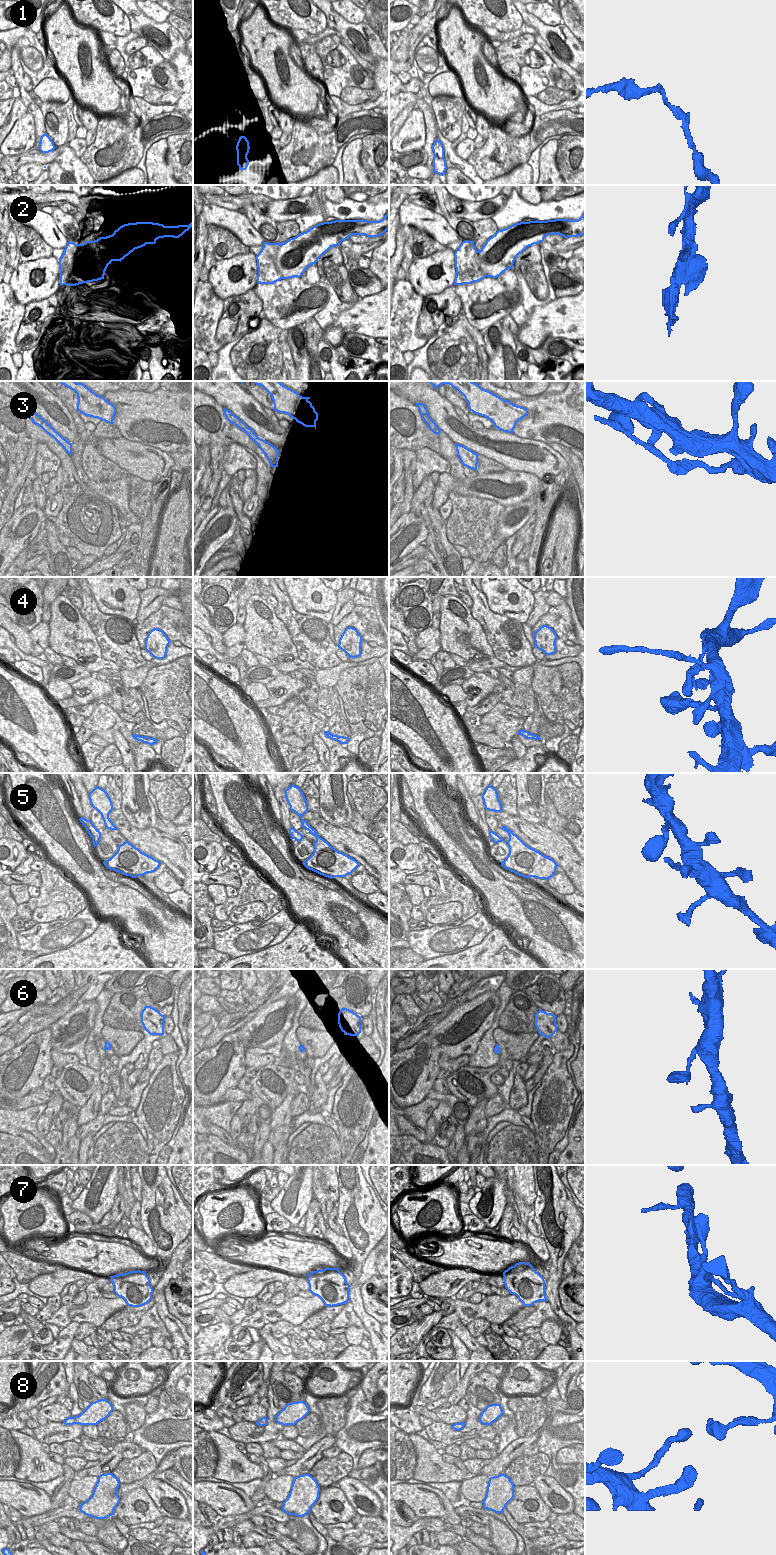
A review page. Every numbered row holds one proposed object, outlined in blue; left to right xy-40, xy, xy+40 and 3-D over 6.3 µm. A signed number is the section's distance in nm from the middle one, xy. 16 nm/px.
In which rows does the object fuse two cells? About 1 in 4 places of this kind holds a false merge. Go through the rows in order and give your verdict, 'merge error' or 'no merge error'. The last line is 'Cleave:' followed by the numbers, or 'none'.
1: merge error
2: no merge error
3: merge error
4: no merge error
5: no merge error
6: no merge error
7: no merge error
8: no merge error
Cleave: 1, 3

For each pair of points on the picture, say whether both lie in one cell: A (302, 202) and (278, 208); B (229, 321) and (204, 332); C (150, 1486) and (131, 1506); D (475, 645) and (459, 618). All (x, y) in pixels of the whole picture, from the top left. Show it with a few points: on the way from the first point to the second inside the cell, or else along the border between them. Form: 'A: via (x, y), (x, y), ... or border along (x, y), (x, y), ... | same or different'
A: via (296, 207), (284, 208) | same
B: border along (223, 304), (215, 335), (215, 339), (221, 345) | different
C: border along (143, 1488), (159, 1510) | different
D: via (468, 638), (459, 629), (459, 625) | same

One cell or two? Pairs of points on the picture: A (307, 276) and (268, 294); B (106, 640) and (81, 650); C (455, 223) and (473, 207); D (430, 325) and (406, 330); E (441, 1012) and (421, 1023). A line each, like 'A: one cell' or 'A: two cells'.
A: two cells
B: two cells
C: two cells
D: two cells
E: one cell

